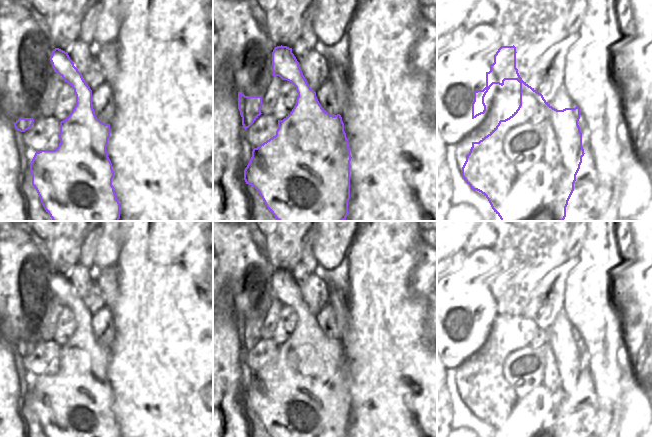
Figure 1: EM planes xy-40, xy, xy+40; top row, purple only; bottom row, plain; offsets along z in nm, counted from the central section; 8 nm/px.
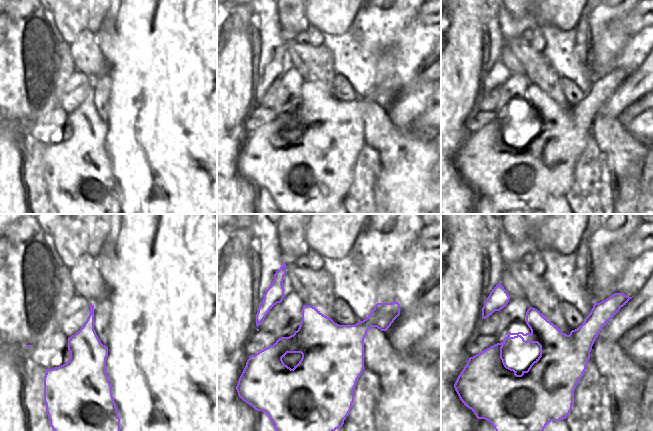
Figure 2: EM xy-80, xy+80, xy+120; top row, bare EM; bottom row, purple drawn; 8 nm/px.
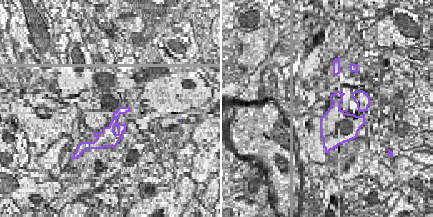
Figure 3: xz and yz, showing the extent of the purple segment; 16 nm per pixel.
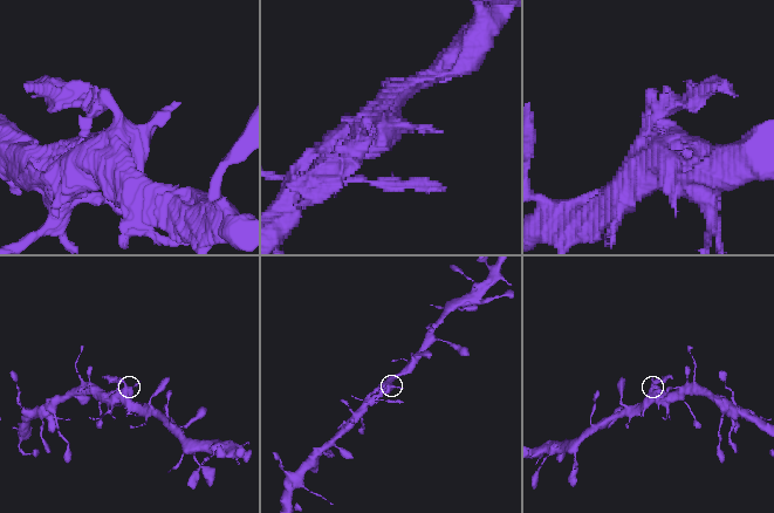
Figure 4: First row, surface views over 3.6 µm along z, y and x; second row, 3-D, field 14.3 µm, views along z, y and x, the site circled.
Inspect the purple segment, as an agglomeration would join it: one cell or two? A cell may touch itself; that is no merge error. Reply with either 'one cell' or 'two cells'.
two cells

